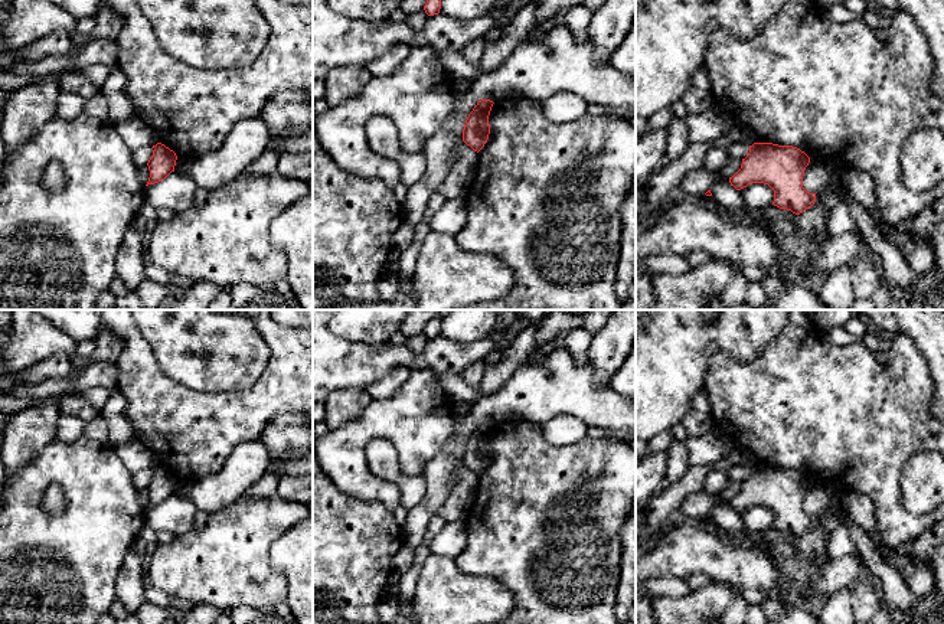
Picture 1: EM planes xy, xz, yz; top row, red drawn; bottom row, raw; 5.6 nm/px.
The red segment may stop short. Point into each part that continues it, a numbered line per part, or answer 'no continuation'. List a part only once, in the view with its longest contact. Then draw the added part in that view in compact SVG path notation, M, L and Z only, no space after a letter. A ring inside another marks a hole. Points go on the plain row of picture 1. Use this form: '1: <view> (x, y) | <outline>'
no continuation

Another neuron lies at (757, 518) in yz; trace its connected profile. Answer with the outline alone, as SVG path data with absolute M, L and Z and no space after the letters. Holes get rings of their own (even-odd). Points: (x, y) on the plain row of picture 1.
M751 506L739 516L751 532L765 532L774 525L774 513L764 506Z

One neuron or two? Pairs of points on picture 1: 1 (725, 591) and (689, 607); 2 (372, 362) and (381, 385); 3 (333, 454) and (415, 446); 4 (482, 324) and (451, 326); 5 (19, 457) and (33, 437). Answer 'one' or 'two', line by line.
1: one
2: two
3: one
4: one
5: one

